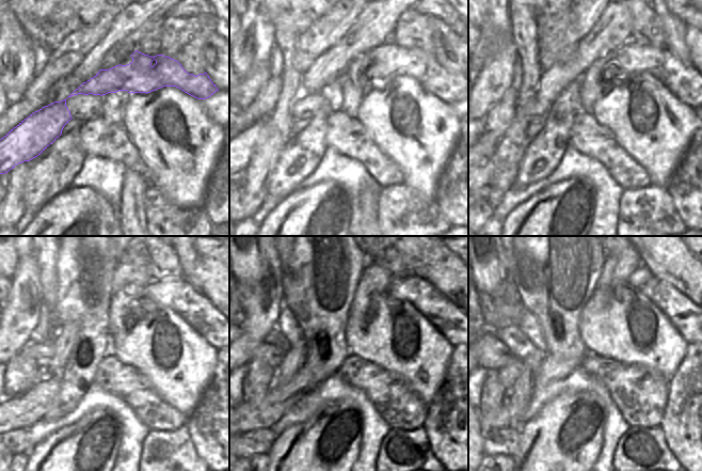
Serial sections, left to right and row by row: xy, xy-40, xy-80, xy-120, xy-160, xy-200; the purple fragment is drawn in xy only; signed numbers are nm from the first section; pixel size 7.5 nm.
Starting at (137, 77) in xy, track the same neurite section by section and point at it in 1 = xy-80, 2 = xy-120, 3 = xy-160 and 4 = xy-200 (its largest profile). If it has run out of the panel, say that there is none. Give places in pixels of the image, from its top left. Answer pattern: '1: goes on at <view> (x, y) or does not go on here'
1: goes on at xy-80 (684, 81)
2: goes on at xy-120 (175, 293)
3: goes on at xy-160 (445, 315)
4: goes on at xy-200 (685, 315)

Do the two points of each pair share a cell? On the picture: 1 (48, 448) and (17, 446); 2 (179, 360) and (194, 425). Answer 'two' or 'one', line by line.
1: two
2: two

